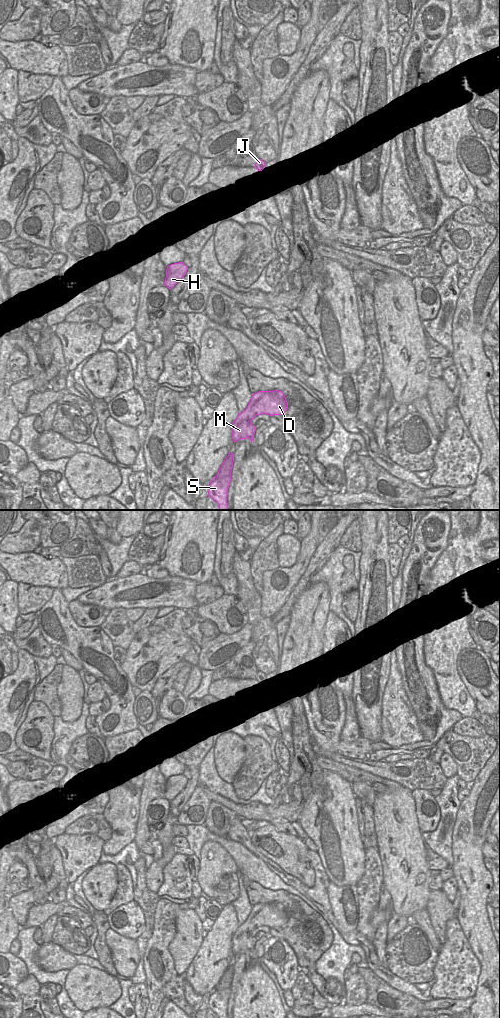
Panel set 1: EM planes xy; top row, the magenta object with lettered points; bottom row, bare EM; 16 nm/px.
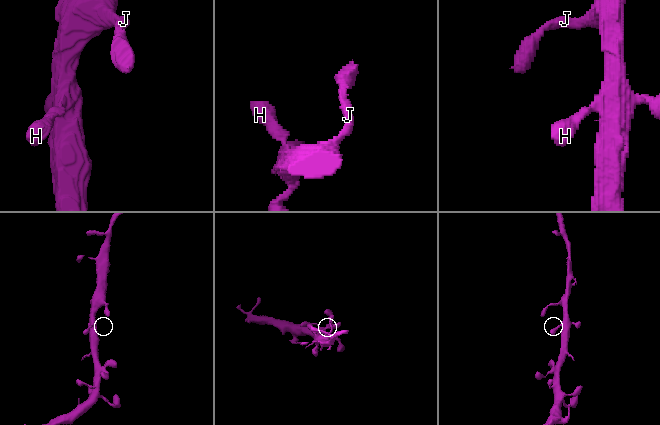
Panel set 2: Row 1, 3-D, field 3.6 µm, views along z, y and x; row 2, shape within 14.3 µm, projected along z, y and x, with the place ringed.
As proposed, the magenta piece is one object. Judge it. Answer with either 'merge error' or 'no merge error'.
no merge error

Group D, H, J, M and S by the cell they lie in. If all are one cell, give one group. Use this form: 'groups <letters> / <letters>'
groups D H J M S

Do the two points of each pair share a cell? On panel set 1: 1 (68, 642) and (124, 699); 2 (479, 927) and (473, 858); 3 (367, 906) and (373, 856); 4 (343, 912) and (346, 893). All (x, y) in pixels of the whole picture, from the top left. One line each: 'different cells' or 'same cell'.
1: same cell
2: same cell
3: same cell
4: same cell

